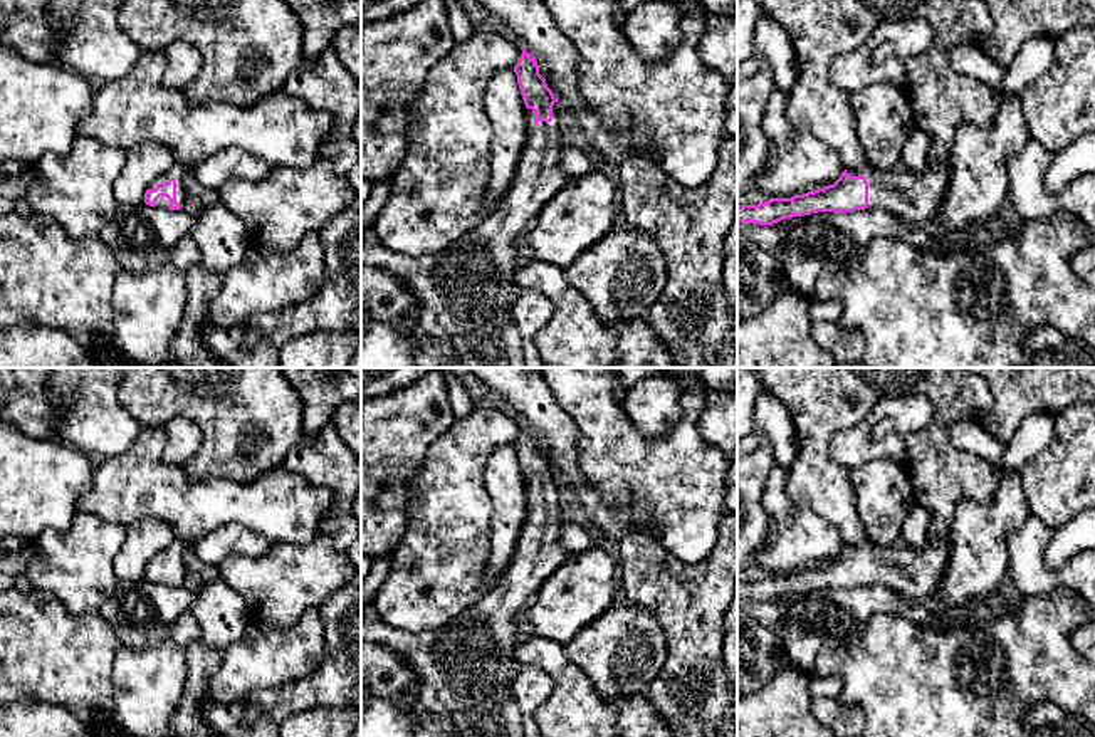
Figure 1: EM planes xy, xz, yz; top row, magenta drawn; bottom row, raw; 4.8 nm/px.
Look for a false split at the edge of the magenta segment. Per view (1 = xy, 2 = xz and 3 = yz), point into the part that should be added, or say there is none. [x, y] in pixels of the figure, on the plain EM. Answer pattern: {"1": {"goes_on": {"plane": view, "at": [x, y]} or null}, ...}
{"1": {"goes_on": {"plane": "xy", "at": [178, 546]}}, "2": {"goes_on": {"plane": "xz", "at": [469, 663]}}, "3": {"goes_on": {"plane": "yz", "at": [914, 574]}}}

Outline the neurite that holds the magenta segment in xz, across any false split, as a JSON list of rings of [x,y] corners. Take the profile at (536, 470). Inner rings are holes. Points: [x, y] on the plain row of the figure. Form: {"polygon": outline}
{"polygon": [[[524,425],[514,448],[527,483],[527,514],[511,562],[482,599],[445,626],[422,633],[400,631],[383,623],[373,603],[361,611],[361,640],[386,645],[408,660],[420,682],[437,693],[462,737],[524,737],[524,719],[512,698],[512,683],[521,670],[514,658],[522,641],[517,631],[519,613],[569,556],[563,547],[563,485],[558,475]]]}

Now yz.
{"polygon": [[[930,539],[919,551],[905,544],[848,544],[833,561],[815,567],[771,574],[757,581],[737,581],[737,598],[773,601],[818,588],[880,584],[907,601],[929,604],[940,584],[947,557],[949,542]]]}

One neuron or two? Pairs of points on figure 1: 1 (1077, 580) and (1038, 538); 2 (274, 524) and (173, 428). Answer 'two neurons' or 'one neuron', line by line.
1: one neuron
2: two neurons

